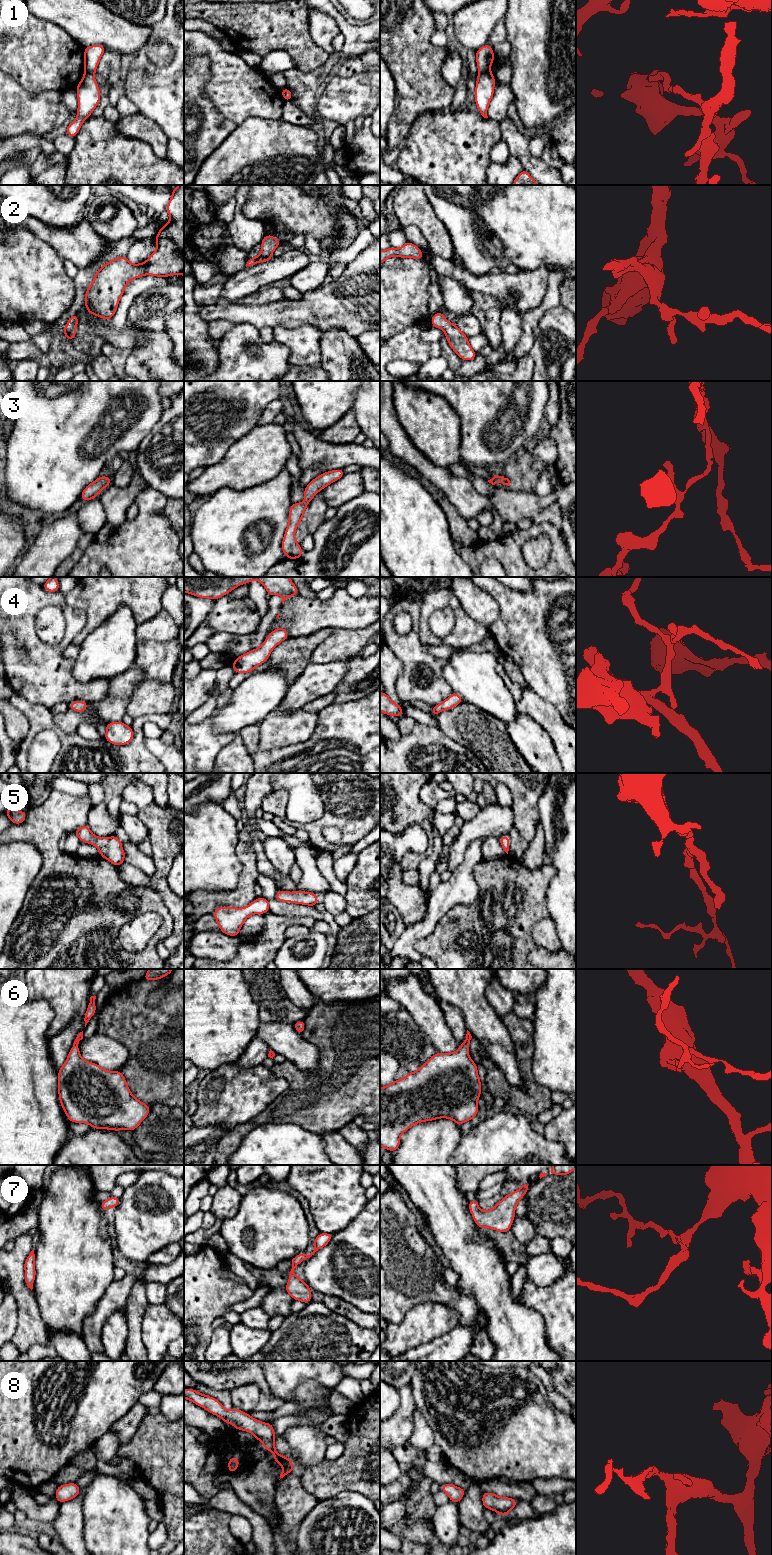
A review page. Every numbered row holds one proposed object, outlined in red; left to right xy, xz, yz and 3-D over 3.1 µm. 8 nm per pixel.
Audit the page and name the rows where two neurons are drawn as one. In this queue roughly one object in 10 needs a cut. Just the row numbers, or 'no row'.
1

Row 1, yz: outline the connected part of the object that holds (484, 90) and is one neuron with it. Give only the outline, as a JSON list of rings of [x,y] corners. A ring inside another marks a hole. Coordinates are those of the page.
[[[490,70],[484,73],[479,73],[476,79],[475,104],[479,109],[479,114],[484,118],[488,118],[487,110],[494,95],[496,79]]]

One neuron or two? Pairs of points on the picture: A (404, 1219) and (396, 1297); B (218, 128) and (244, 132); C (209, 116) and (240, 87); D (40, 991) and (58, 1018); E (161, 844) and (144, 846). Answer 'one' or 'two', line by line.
A: one
B: two
C: two
D: one
E: two

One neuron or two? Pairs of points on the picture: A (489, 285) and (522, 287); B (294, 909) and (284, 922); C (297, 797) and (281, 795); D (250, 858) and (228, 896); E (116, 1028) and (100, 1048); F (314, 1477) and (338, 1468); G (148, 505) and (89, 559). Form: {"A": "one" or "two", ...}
{"A": "one", "B": "two", "C": "two", "D": "one", "E": "two", "F": "one", "G": "one"}

